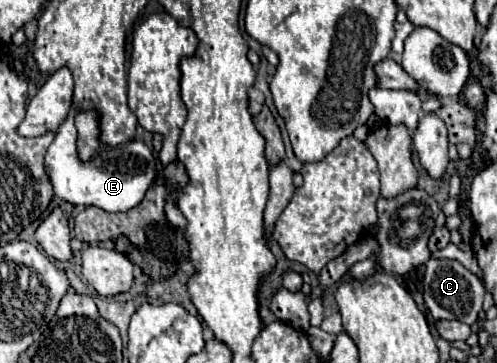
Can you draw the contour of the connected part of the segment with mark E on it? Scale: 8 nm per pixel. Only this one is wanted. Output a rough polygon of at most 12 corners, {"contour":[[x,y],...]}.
{"contour":[[76,106],[44,157],[54,197],[136,207],[156,175],[142,141],[82,163]]}

